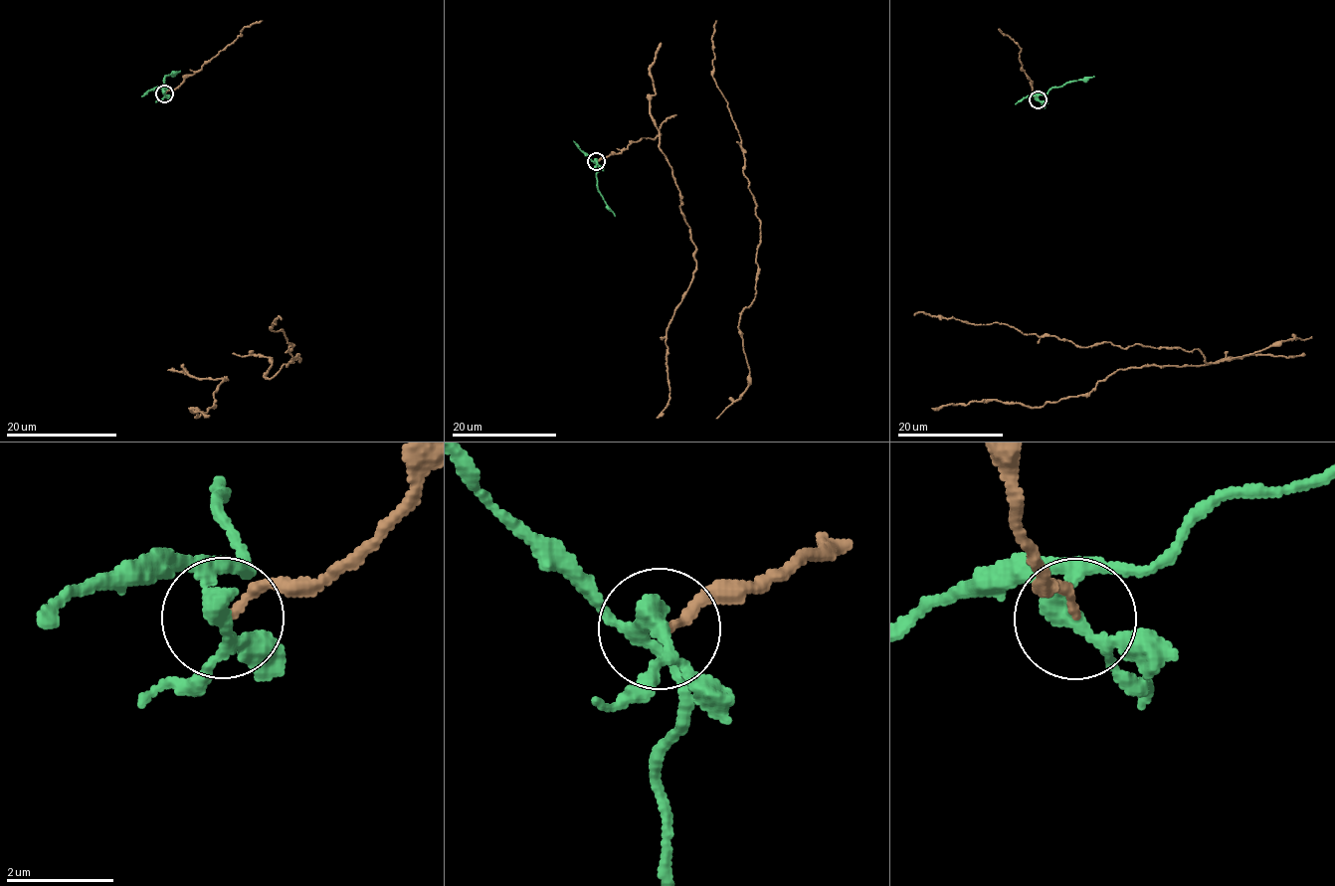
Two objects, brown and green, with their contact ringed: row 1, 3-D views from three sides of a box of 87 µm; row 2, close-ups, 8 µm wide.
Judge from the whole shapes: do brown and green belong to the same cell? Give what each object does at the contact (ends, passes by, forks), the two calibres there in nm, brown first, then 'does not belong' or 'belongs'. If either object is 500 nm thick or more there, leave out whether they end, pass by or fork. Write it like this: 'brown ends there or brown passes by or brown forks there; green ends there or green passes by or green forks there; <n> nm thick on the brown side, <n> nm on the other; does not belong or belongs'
brown ends there; green forks there; 150 nm thick on the brown side, 260 nm on the other; does not belong

